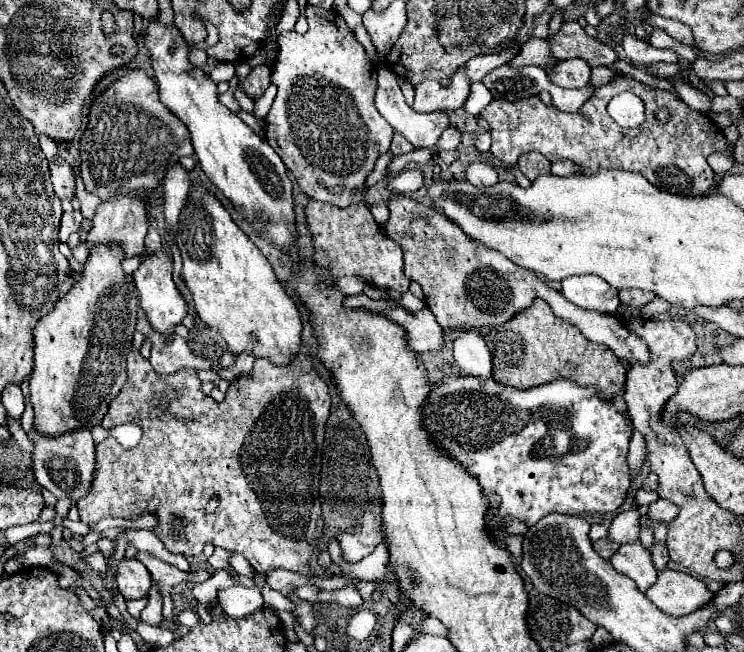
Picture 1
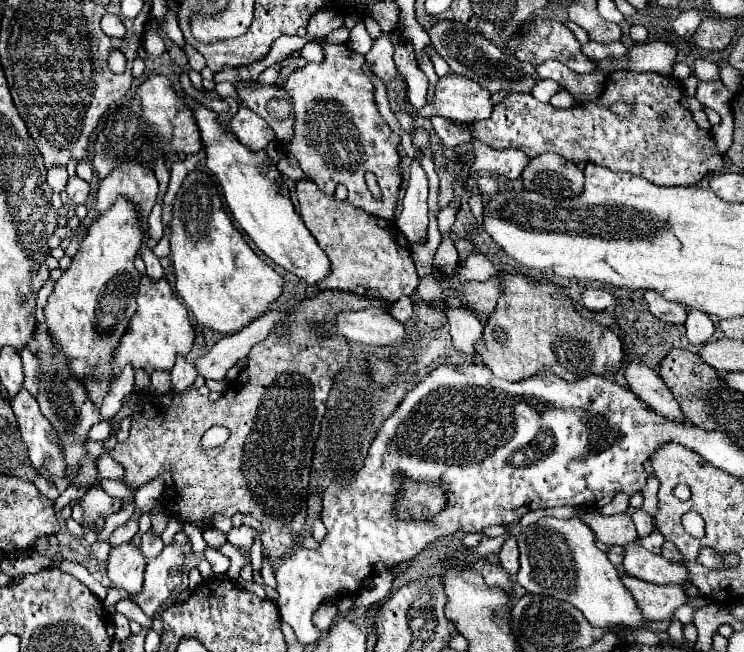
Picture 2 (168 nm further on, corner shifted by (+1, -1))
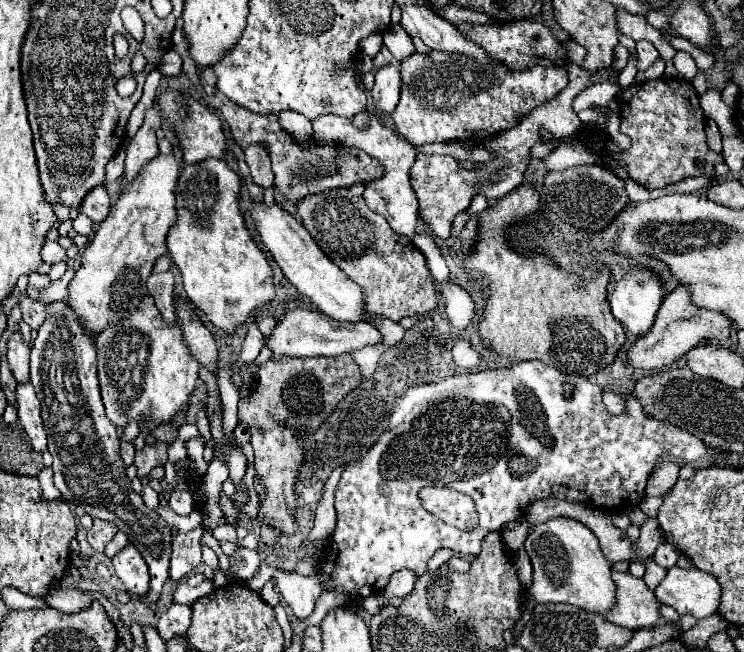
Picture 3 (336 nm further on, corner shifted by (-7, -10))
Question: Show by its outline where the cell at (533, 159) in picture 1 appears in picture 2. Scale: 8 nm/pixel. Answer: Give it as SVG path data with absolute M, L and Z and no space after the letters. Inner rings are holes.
M543 153L533 157L523 171L523 185L527 191L537 191L553 199L571 199L581 195L585 183L583 171L557 153Z

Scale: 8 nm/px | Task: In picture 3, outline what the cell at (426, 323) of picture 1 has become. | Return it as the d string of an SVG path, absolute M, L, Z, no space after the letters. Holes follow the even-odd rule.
M295 308L287 312L285 318L275 326L271 338L267 338L265 344L273 350L273 358L281 358L281 356L339 356L379 342L381 342L381 334L369 322L359 322L359 324L339 322L319 310Z

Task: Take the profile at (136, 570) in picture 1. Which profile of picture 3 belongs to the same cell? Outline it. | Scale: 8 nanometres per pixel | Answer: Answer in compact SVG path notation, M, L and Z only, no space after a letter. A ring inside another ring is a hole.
M133 544L125 546L119 554L113 556L113 568L131 594L135 596L147 594L151 578L147 572L147 564L143 564L143 556L139 556L139 550Z

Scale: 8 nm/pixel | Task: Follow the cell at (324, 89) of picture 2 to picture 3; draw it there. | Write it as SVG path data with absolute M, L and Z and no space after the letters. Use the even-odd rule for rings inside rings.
M371 108L367 112L369 112L369 124L365 128L357 128L353 124L353 118L343 118L343 116L335 116L335 114L317 116L313 120L315 140L319 140L319 144L339 144L339 150L343 150L343 148L363 150L381 162L383 176L377 180L371 180L371 182L363 182L363 186L365 186L363 198L365 198L367 206L373 212L381 214L397 234L411 238L415 234L417 216L419 216L417 196L411 188L411 176L409 176L409 170L417 156L417 148L407 144L407 140L399 140L399 136L395 136L391 124L383 122L381 114L373 112Z

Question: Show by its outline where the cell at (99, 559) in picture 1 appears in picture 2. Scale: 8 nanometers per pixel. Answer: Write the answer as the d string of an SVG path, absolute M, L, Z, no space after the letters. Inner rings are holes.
M103 541L103 543L93 543L91 545L91 555L95 557L95 559L99 559L99 561L105 561L107 559L107 555L109 555L109 551L111 551L111 545L109 545L109 541Z

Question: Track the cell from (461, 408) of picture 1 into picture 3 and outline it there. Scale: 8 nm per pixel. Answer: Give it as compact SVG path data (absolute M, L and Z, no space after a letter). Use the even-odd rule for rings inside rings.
M537 360L519 362L513 368L463 372L447 376L441 382L409 388L397 400L393 416L389 418L389 428L381 434L375 446L363 460L351 462L341 472L335 490L337 526L327 540L319 570L311 576L303 576L295 570L277 570L275 580L279 594L293 616L299 620L311 616L315 602L323 592L341 592L349 598L357 598L363 588L369 588L371 592L383 590L393 572L413 570L421 576L429 558L441 548L451 548L463 556L479 554L487 534L499 532L509 522L523 518L533 502L545 498L599 508L633 508L643 500L645 484L657 458L663 454L671 454L687 464L709 458L715 460L717 466L727 466L725 450L707 446L701 438L683 432L683 428L677 428L675 424L663 424L647 416L633 394L623 394L625 410L621 416L611 416L605 410L601 396L603 388L599 384L581 376L561 374L557 368L545 366ZM563 382L573 382L575 386L571 400L563 396ZM425 486L447 486L471 496L479 512L479 526L469 532L459 530L427 512L419 498L419 490Z

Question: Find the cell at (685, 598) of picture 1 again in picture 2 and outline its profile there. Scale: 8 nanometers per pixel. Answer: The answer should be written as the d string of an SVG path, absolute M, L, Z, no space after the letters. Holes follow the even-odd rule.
M619 569L619 575L647 621L669 621L673 611L687 603L685 591L675 585L653 585L627 575L623 569Z

